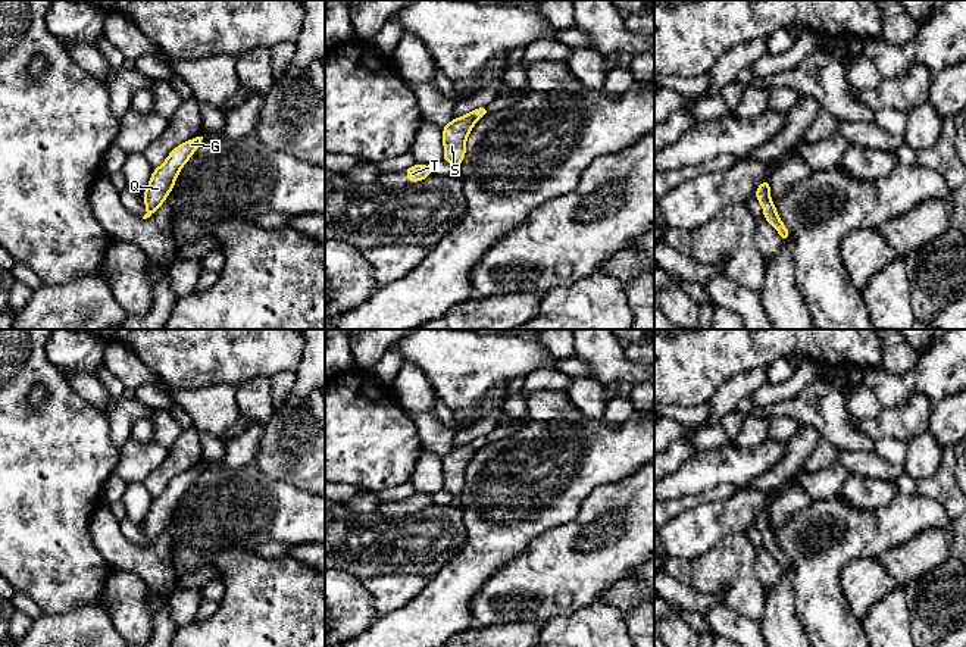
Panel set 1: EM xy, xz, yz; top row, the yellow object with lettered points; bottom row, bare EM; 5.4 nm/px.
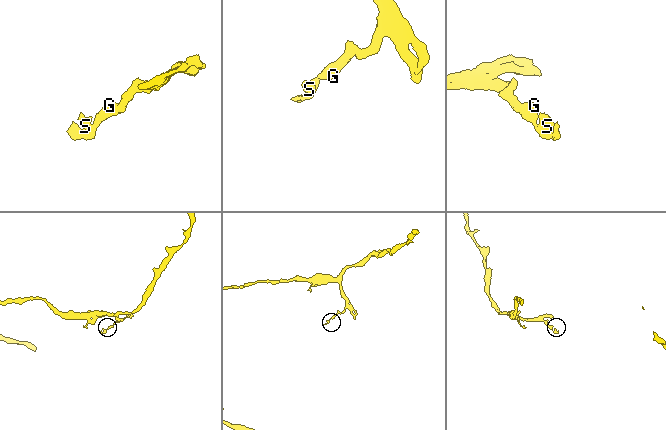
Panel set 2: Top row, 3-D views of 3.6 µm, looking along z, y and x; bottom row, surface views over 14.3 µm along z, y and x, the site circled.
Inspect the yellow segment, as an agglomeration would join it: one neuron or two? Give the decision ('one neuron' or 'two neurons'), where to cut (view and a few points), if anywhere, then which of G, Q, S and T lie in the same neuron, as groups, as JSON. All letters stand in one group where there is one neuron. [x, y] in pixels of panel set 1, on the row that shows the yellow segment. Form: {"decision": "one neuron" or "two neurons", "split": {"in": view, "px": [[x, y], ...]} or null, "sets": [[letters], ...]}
{"decision": "one neuron", "split": null, "sets": [["G", "Q", "S", "T"]]}

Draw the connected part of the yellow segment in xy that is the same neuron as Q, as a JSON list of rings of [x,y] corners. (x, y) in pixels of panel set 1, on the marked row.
[[[203,137],[191,138],[176,146],[166,160],[153,169],[150,182],[143,194],[146,203],[146,215],[143,219],[150,218],[163,204],[165,199],[171,194],[173,184],[194,151],[200,147]]]

